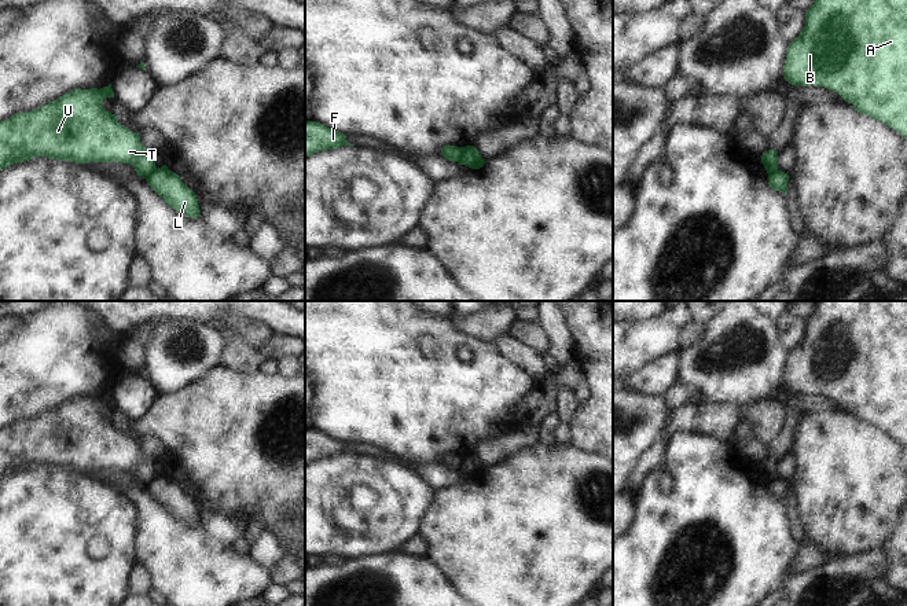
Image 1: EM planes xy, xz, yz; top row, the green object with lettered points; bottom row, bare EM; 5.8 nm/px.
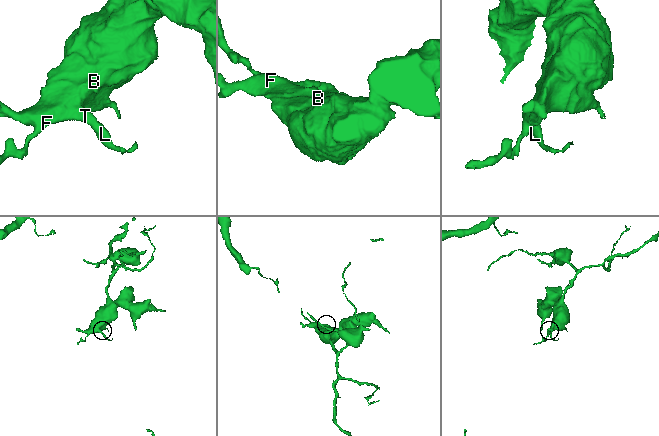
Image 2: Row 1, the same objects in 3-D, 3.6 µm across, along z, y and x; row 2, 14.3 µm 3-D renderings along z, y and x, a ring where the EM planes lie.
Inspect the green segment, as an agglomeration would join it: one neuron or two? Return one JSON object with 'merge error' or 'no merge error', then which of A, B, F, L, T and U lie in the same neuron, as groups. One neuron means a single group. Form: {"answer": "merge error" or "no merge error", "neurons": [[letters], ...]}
{"answer": "merge error", "neurons": [["A", "B", "F", "T", "U"], ["L"]]}

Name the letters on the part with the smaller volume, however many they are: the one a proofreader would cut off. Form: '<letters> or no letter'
L

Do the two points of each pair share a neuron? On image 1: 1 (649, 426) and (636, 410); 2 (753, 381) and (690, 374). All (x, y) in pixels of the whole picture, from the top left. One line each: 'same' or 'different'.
1: same
2: same

